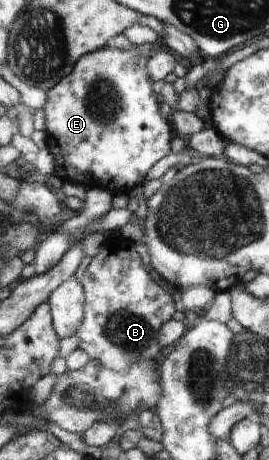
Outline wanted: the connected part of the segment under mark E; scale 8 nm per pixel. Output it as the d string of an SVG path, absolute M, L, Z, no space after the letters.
M106 46L104 48L95 50L94 52L82 55L73 66L71 73L68 76L62 78L56 86L47 90L47 100L43 107L43 113L45 114L44 131L46 133L47 149L52 158L54 158L54 174L58 176L63 182L72 182L81 184L84 188L102 188L109 190L114 195L127 194L131 188L138 186L138 184L144 184L146 172L164 156L170 154L170 141L175 137L172 131L175 129L171 125L171 121L160 115L160 109L158 109L159 97L154 93L152 89L153 80L150 78L150 71L146 68L146 62L150 55L146 53L142 54L136 47L130 50L120 50L116 47Z

